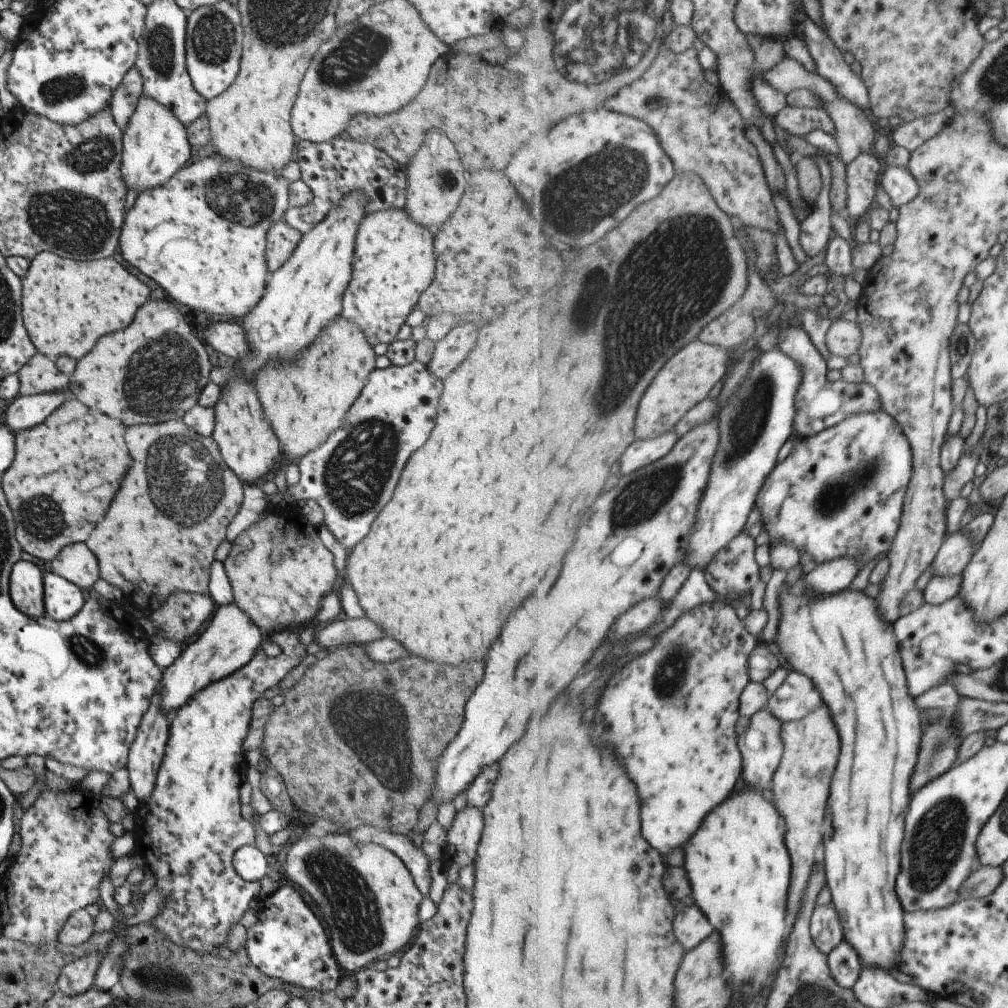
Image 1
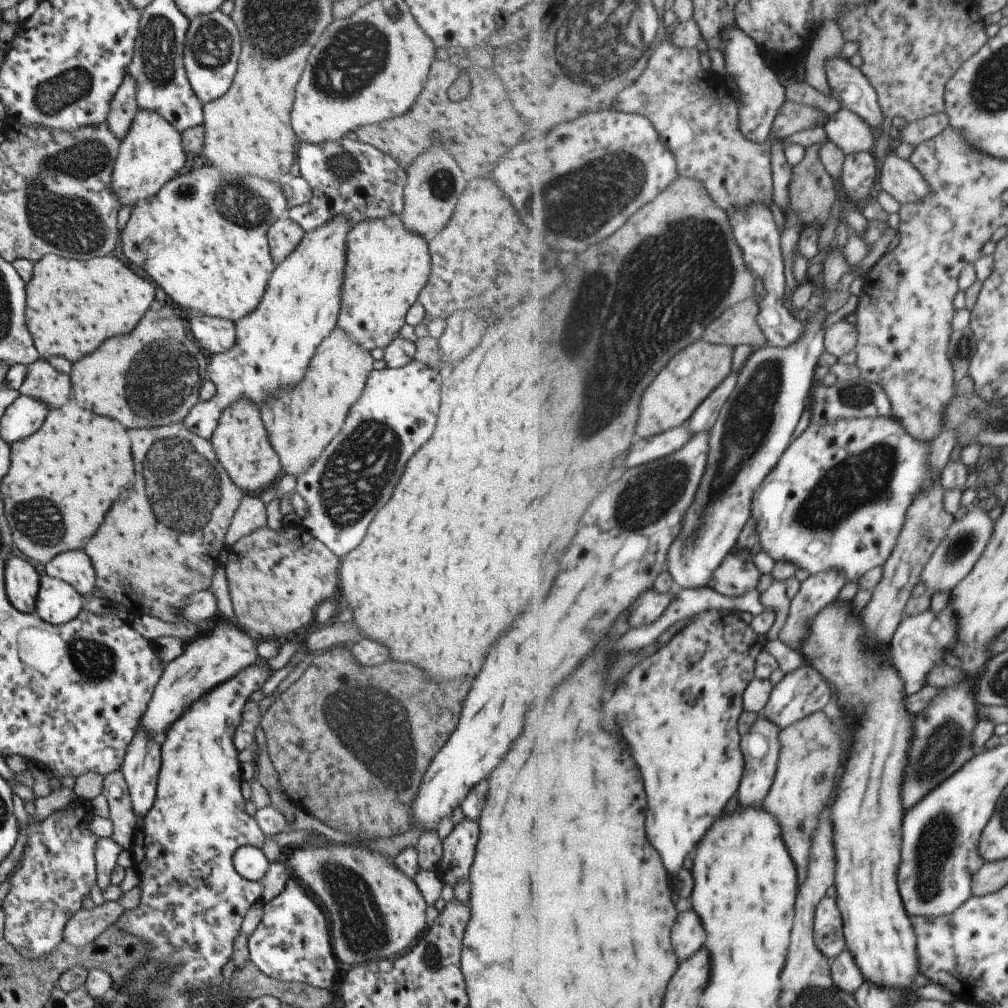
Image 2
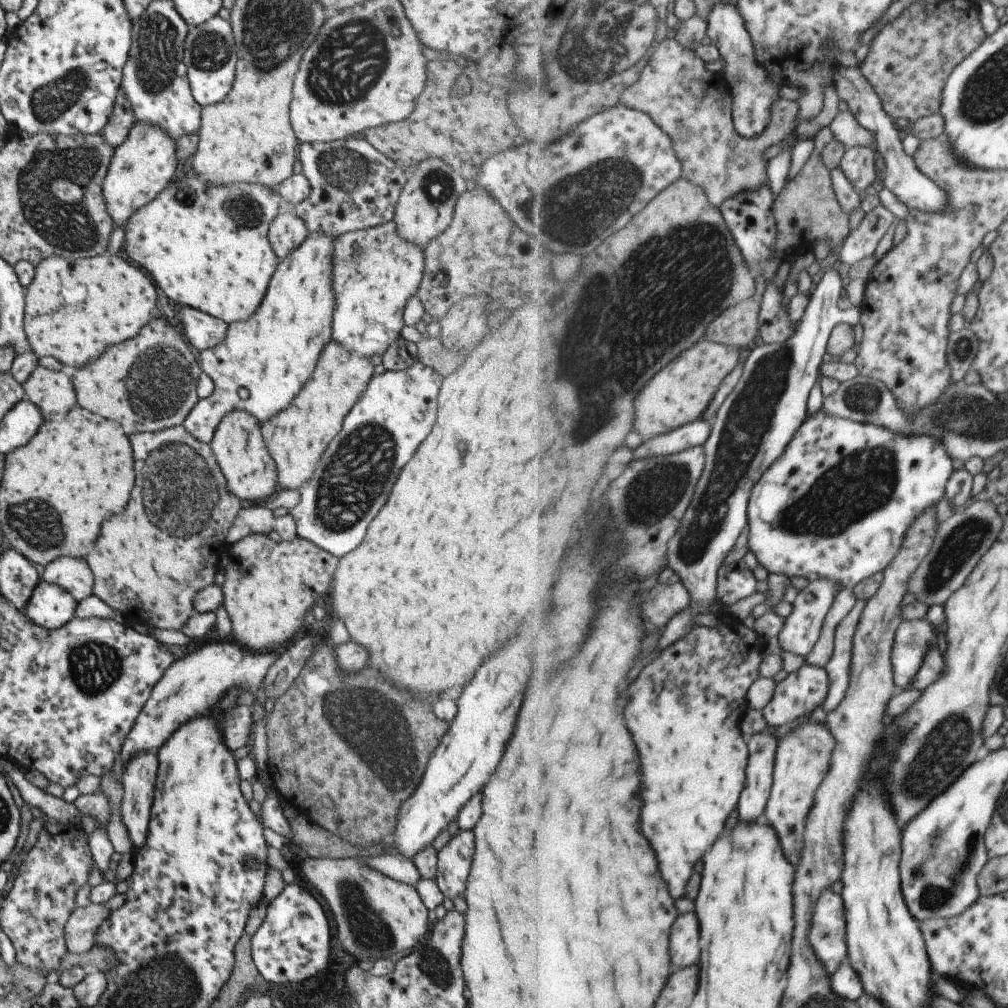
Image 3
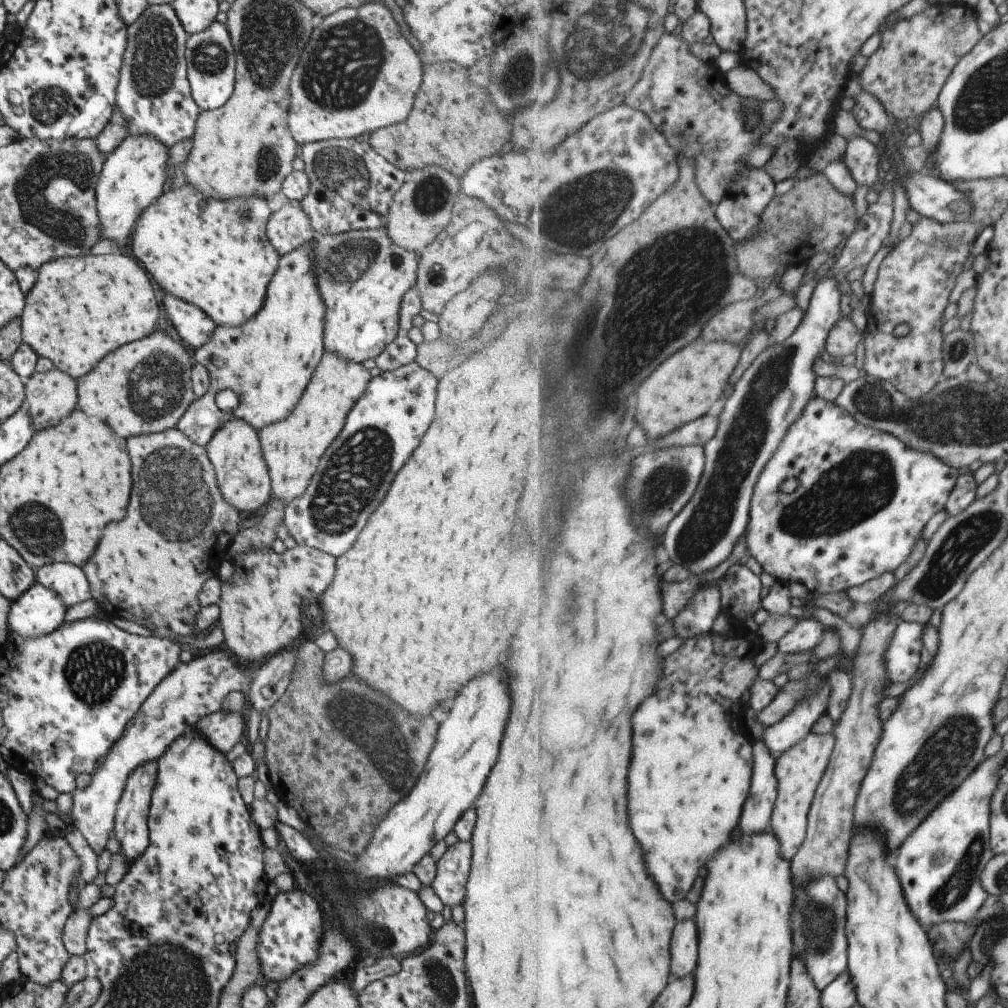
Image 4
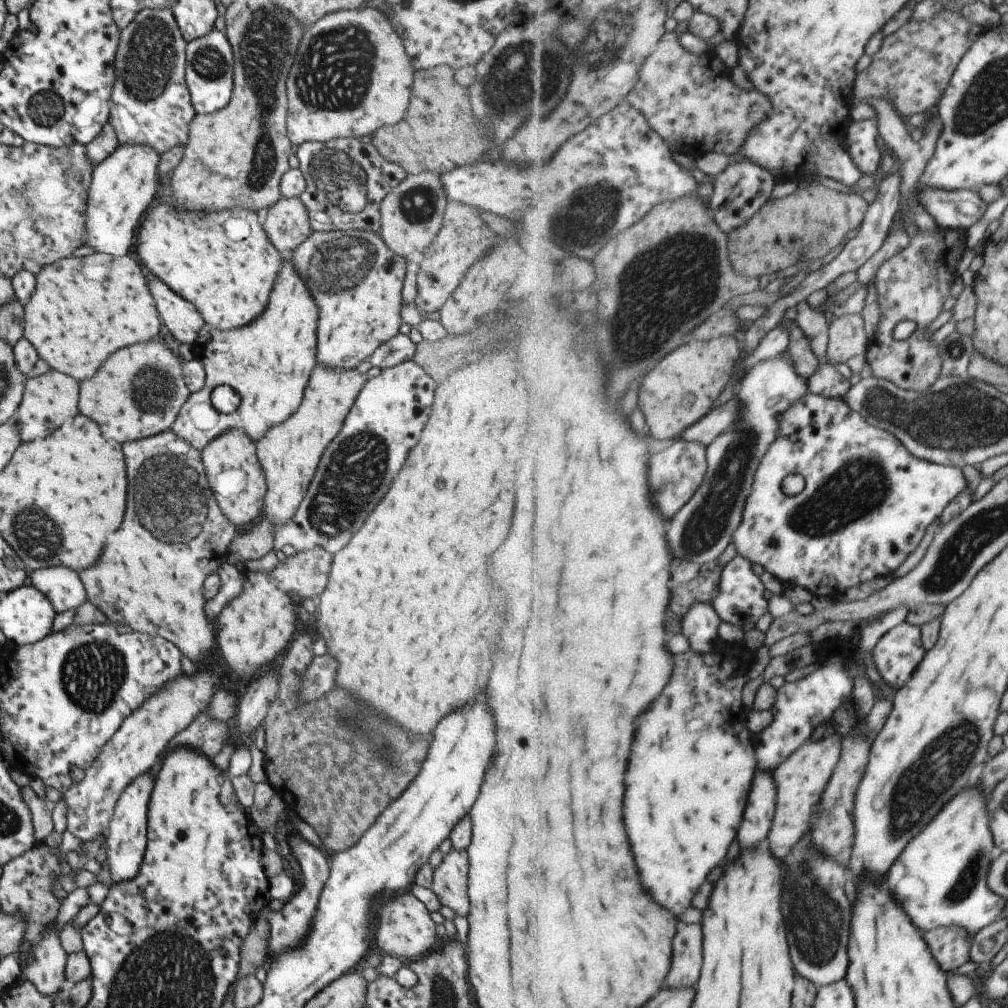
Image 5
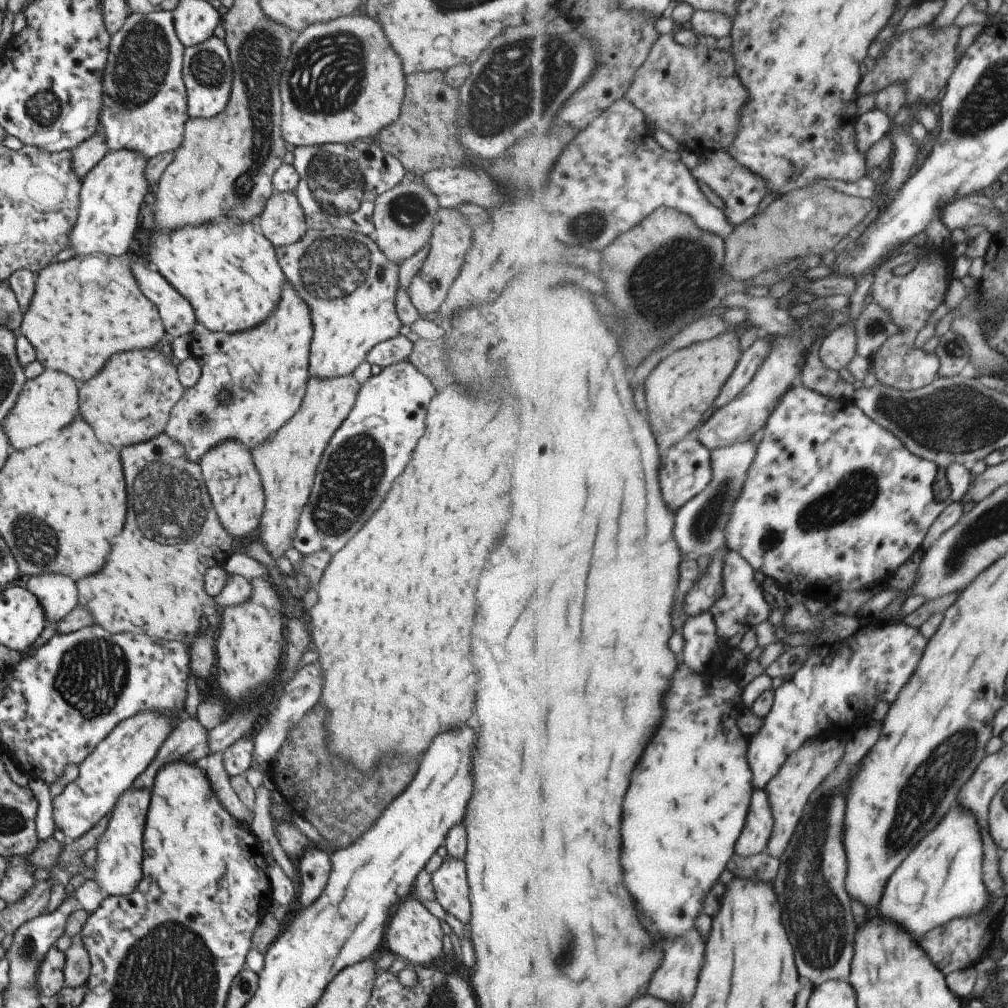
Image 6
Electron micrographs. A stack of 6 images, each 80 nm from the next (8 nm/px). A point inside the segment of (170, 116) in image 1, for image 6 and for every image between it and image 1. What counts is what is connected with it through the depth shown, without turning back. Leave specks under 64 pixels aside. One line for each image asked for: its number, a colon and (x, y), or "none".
2: (150, 153)
3: (144, 161)
4: (132, 176)
5: (122, 185)
6: (111, 195)

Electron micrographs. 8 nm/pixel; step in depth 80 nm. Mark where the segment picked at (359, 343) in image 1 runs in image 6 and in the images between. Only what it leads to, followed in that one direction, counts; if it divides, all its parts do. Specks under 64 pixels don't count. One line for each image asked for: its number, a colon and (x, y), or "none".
2: (300, 422)
3: (297, 436)
4: (291, 447)
5: (288, 455)
6: (286, 461)

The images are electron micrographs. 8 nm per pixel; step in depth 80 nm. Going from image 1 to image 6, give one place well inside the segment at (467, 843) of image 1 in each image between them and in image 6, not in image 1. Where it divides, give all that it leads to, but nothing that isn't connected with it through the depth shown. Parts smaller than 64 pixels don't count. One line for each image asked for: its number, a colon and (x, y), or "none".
2: (457, 847)
3: (452, 860)
4: (452, 866)
5: (448, 878)
6: (449, 887)

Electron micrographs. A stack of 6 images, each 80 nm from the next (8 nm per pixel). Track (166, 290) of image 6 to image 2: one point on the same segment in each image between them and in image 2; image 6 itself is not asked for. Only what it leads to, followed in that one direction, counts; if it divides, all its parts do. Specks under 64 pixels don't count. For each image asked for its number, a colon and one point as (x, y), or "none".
2: (214, 335)
3: (203, 331)
4: (191, 323)
5: (179, 317)

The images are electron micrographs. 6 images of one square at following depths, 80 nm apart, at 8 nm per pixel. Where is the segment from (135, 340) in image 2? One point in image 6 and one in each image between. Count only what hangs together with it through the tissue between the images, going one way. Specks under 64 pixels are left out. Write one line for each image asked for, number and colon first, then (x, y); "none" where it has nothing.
3: (148, 383)
4: (144, 387)
5: (136, 393)
6: (130, 400)

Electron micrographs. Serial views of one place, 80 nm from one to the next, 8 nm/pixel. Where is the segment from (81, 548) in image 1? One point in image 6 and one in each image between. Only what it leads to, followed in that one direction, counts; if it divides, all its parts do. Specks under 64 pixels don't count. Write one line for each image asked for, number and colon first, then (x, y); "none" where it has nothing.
2: (73, 567)
3: (72, 574)
4: (69, 582)
5: (62, 586)
6: (57, 593)

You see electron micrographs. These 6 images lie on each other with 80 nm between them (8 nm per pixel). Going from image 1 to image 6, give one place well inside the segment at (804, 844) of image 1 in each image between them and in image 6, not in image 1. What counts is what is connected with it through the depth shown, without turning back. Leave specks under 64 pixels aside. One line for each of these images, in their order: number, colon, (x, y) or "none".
2: (811, 751)
3: (803, 759)
4: (799, 770)
5: (800, 781)
6: (805, 770)

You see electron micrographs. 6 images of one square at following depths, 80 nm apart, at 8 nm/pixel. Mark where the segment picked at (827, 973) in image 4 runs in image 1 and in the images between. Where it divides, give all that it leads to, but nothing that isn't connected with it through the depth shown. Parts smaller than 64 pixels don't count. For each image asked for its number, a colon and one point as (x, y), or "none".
1: (827, 930)
2: (829, 933)
3: (828, 935)

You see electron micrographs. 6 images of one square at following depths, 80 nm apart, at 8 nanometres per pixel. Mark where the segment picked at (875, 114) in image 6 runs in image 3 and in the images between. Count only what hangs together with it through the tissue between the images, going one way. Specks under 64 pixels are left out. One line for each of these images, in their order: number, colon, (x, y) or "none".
3: (858, 164)
4: (863, 159)
5: (862, 136)

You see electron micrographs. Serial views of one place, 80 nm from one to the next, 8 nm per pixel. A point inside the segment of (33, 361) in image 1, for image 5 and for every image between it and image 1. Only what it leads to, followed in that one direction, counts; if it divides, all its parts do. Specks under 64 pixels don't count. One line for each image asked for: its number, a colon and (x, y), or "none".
2: (41, 381)
3: (52, 392)
4: (49, 396)
5: (47, 399)

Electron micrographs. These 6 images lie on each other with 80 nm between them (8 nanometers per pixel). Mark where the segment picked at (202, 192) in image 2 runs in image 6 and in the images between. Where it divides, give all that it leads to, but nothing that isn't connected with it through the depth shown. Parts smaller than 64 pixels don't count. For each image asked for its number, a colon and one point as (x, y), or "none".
3: (205, 247)
4: (213, 253)
5: (222, 263)
6: (229, 274)

